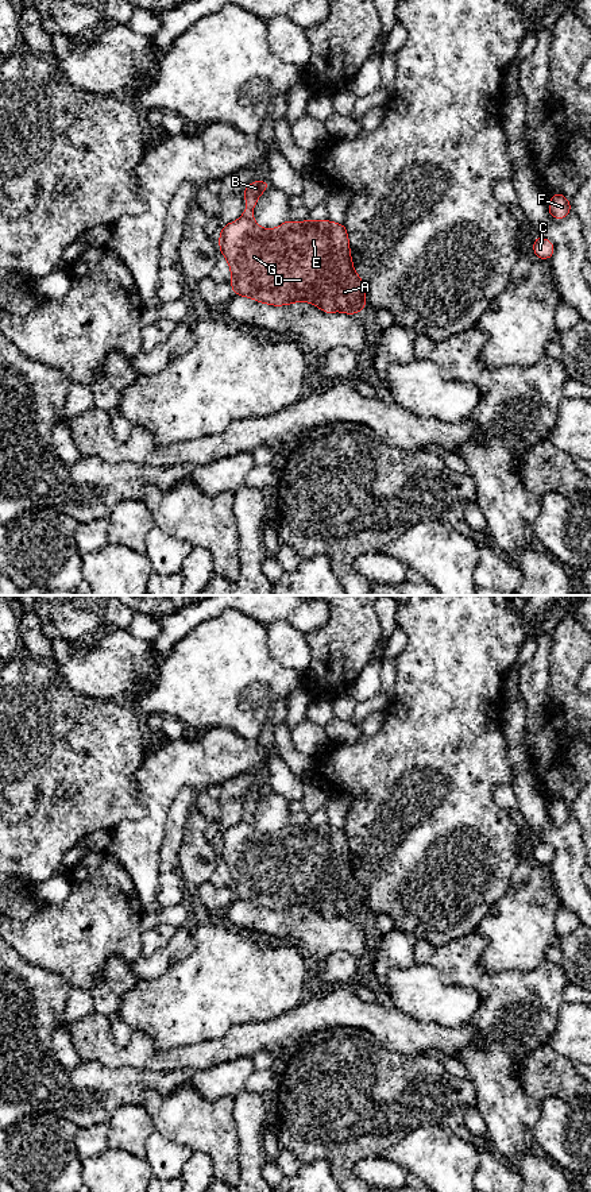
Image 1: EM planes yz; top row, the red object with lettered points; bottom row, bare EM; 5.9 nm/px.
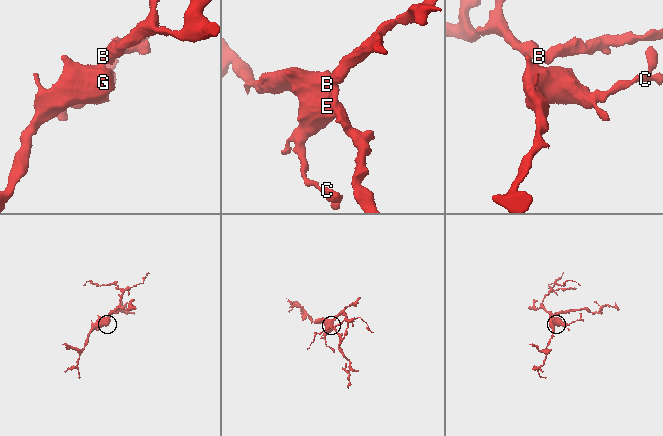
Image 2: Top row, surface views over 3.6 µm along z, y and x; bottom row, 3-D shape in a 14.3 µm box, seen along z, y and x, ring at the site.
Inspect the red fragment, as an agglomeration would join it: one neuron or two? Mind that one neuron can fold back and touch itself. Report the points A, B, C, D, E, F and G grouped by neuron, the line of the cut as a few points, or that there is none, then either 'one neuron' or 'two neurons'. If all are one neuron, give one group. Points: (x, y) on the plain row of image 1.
groups A B C D E F G; cut none; one neuron

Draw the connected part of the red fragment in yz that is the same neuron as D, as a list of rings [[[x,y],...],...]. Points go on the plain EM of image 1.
[[[254,786],[244,795],[244,818],[233,828],[224,829],[219,841],[220,857],[225,861],[231,873],[231,891],[233,899],[252,903],[262,909],[274,911],[294,907],[310,907],[325,918],[343,917],[356,919],[366,913],[367,892],[354,873],[349,856],[349,844],[344,829],[331,825],[286,825],[277,833],[262,833],[254,825],[254,811],[260,799],[271,791],[267,786]]]

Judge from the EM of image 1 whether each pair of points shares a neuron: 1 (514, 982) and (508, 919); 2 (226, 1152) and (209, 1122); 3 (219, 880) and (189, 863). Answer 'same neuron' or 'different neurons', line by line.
1: different neurons
2: same neuron
3: different neurons

